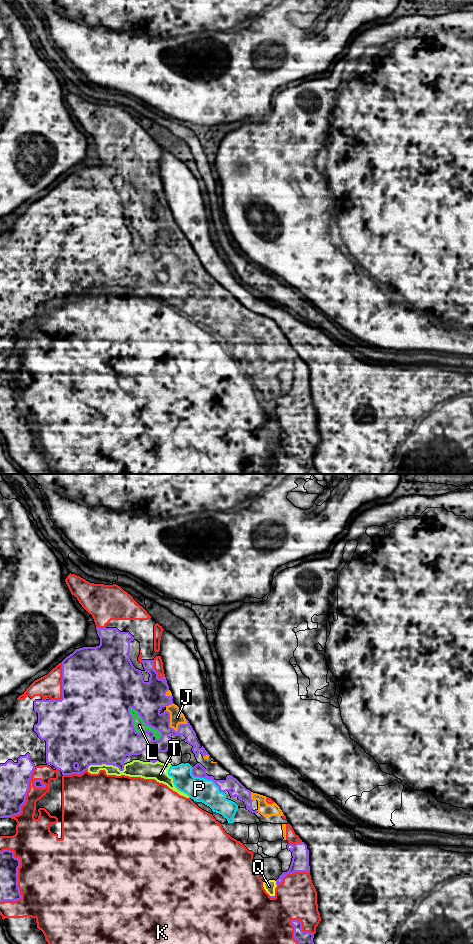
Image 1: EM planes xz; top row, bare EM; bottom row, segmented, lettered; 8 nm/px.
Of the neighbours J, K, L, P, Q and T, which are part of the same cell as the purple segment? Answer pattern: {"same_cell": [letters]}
{"same_cell": ["J", "K", "L", "P", "Q", "T"]}

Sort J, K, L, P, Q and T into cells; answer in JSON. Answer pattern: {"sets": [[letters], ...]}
{"sets": [["J", "K", "L", "P", "Q", "T"]]}

